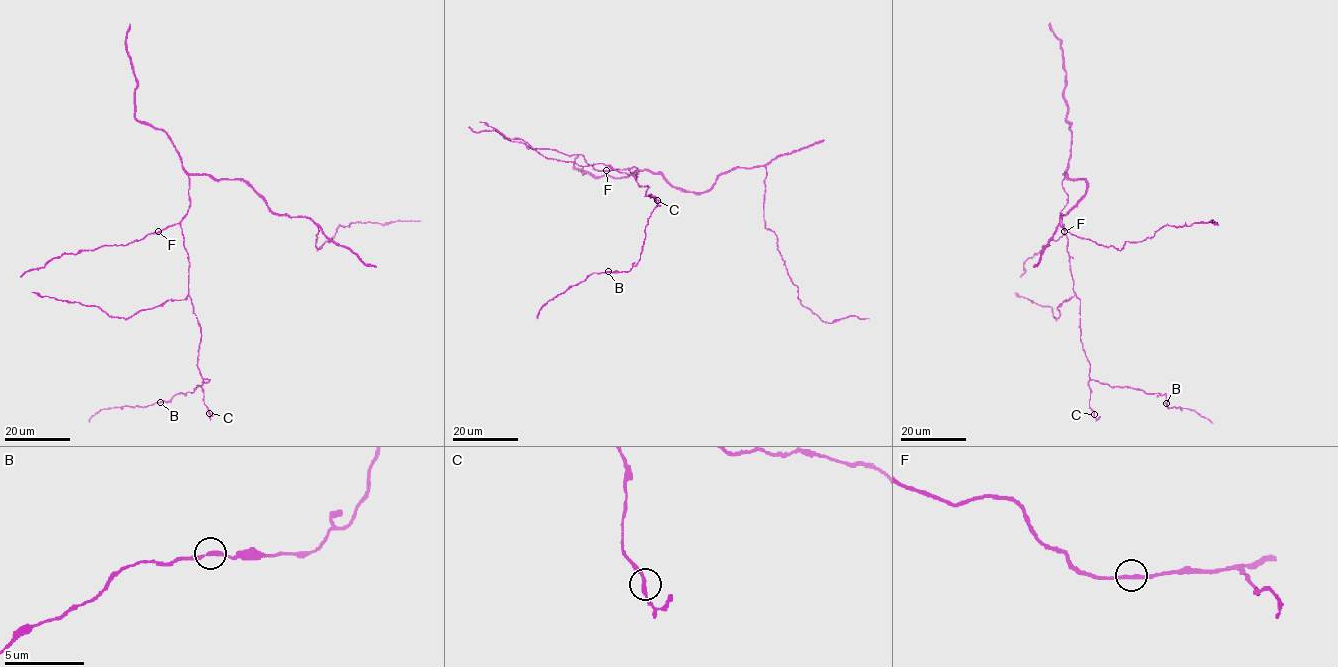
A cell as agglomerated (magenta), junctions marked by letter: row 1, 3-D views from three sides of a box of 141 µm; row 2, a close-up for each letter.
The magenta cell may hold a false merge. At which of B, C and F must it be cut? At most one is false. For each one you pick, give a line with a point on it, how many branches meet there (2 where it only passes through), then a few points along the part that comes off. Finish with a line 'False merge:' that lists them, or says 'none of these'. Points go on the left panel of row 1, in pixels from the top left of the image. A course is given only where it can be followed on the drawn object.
B: Place: (160, 402). Branches: 2. Course of the part to remove: (159, 402), (142, 407), (103, 408), (89, 421)
False merge: B

